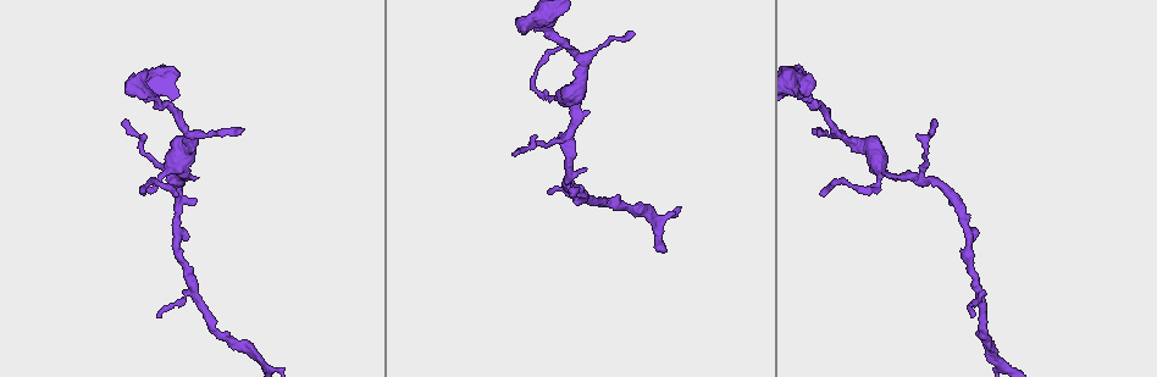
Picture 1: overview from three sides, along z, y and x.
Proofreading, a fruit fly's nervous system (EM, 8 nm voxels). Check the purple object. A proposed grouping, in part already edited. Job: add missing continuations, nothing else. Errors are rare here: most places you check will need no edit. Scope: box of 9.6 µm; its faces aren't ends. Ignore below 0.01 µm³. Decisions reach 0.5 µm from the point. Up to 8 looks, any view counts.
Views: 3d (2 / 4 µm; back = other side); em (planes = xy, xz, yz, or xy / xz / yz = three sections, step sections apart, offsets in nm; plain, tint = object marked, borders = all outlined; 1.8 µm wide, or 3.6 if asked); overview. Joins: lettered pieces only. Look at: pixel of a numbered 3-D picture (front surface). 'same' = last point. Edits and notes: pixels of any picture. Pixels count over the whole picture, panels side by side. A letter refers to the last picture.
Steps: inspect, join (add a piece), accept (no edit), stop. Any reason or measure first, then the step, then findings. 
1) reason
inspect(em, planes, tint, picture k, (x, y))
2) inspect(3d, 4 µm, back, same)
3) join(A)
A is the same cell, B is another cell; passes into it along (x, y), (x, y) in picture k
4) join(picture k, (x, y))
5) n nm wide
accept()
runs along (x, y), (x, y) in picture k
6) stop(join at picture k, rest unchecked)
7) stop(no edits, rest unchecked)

a fork
inspect(3d, 4 µm, picture 1, (991, 352))

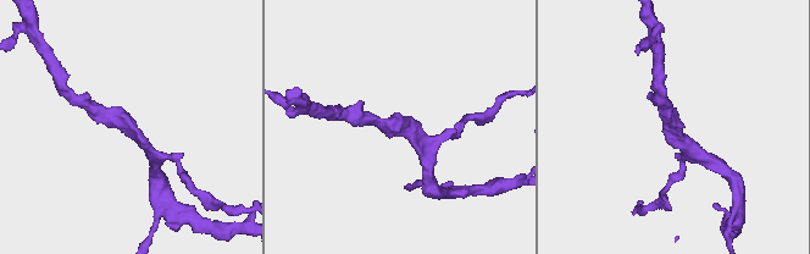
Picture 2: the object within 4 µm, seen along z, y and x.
3 arms
inspect(em, planes, tint, picture 2, (130, 126))

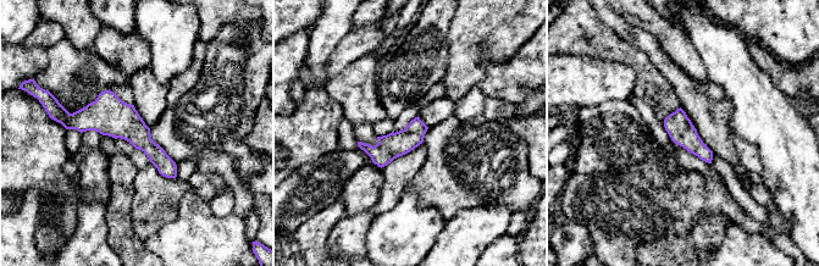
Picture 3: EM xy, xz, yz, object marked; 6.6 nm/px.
what lies round it
inspect(em, planes, borders, same)

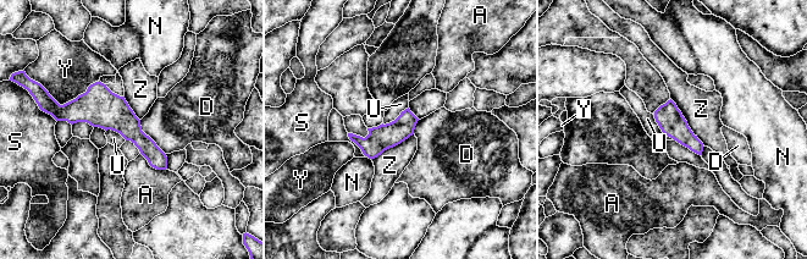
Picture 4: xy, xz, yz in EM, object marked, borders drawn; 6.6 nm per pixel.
Z touches over 380 nm
accept()
A, D, N, S, U, Y and Z are other cells; border along (408, 106), (393, 120), (382, 124) in picture 4; no lettered piece goes on from it

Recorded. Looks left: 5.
abrupt turn
inspect(em, planes, borders, picture 1, (797, 86))

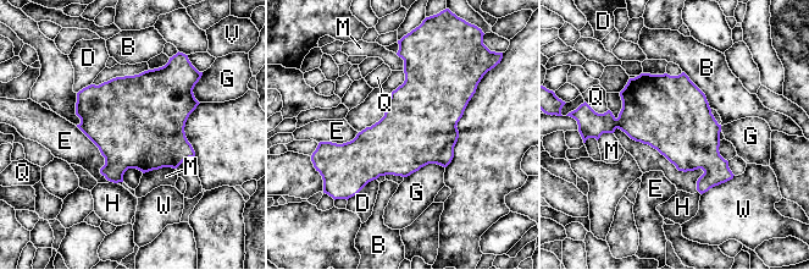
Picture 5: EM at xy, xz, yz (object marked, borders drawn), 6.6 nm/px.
accept()
B, D, E, G, H, M, Q, V and W are other cells; border along (76, 126), (110, 181) in picture 5; no lettered piece goes on from it

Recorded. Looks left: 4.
abrupt turn
inspect(3d, 4 µm, picture 1, (148, 190))

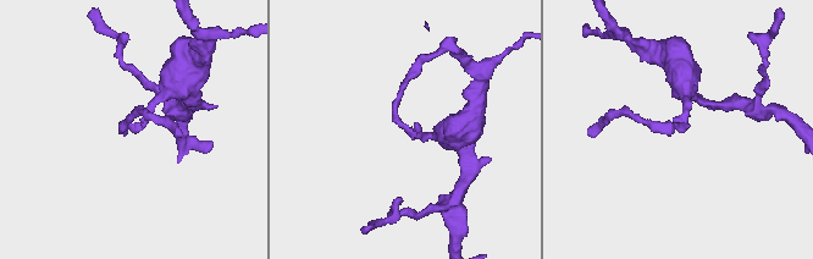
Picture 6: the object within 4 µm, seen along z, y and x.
inspect(em, planes, borders, picture 6, (133, 130))

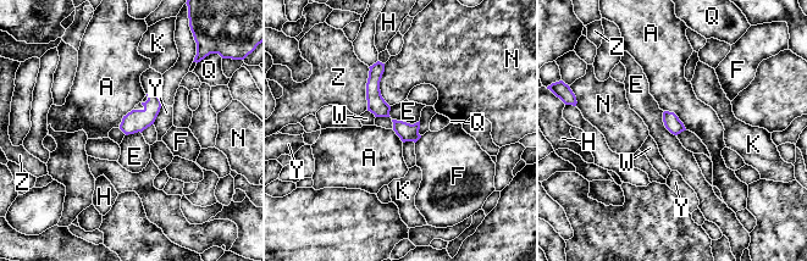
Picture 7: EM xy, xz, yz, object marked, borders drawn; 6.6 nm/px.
110 nm wide
accept()
A, E, F, H, K, N, Q, W, Y and Z are other cells; border along (392, 118), (410, 123), (419, 121) in picture 7; none of them fits

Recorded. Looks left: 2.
stop(no edits, rest unchecked)

